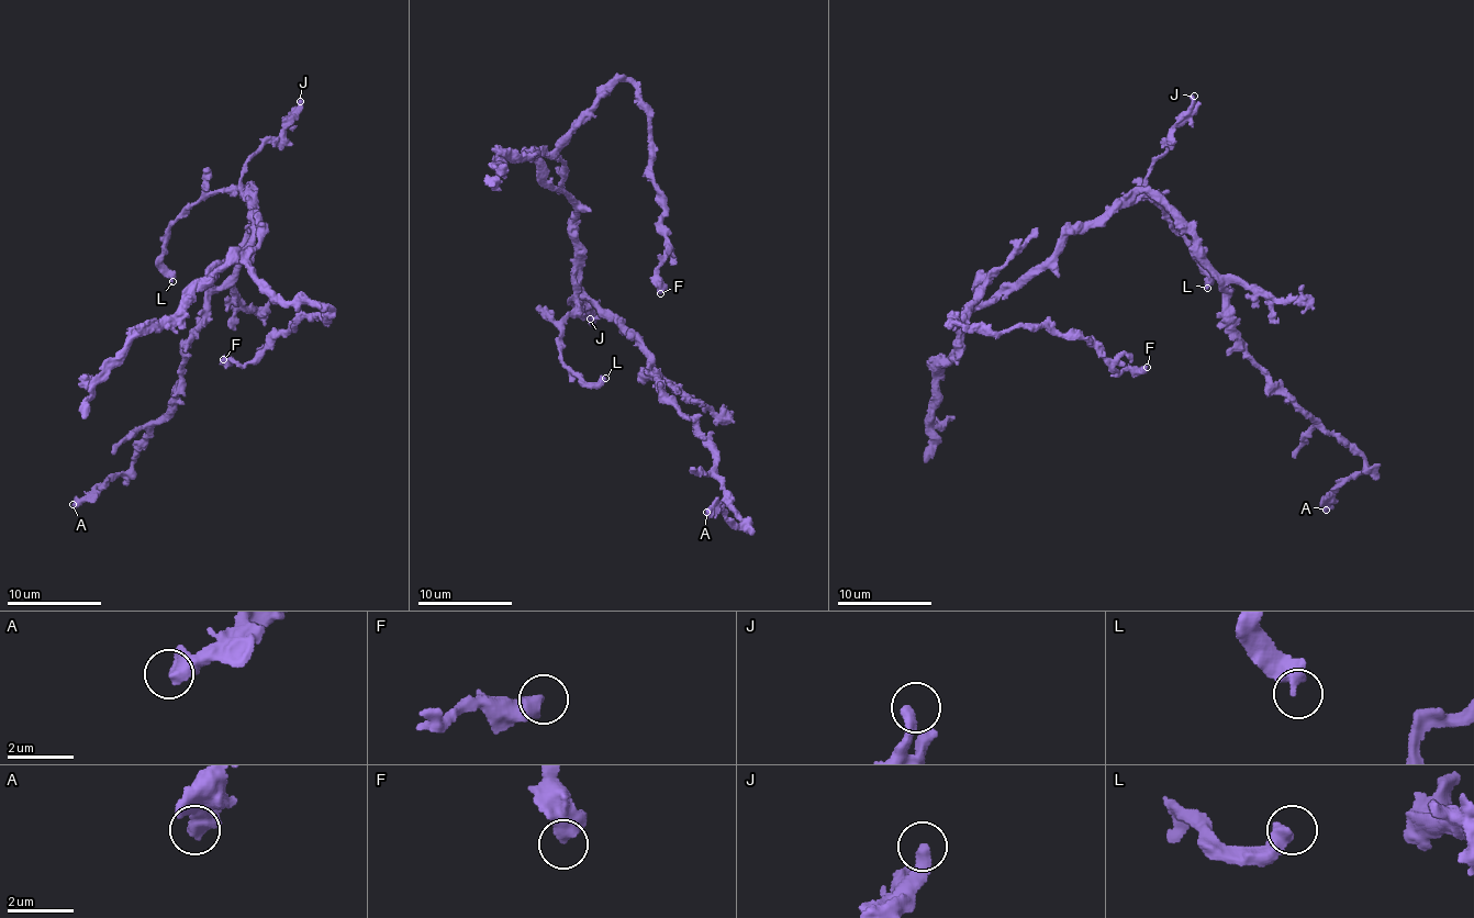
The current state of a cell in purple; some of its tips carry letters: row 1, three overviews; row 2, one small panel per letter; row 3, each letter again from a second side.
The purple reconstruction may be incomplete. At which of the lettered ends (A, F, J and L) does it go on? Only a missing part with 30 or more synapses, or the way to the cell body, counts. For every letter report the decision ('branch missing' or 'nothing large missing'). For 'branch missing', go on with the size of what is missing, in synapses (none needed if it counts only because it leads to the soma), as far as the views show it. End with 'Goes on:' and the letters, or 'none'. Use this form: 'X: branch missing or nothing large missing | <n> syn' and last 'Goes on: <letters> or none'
A: nothing large missing
F: nothing large missing
J: nothing large missing
L: nothing large missing
Goes on: none

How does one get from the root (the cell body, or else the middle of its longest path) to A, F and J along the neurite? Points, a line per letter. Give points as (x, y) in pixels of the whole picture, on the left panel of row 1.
A: (254, 212), (248, 186), (242, 255), (209, 294), (168, 410), (132, 466), (73, 504)
F: (254, 212), (249, 244), (213, 276), (241, 260), (279, 297), (330, 311), (297, 317), (243, 364), (223, 359)
J: (254, 212), (250, 213), (250, 208), (239, 196), (242, 171), (248, 160), (289, 122), (300, 101)

